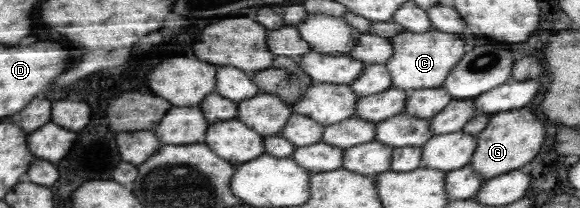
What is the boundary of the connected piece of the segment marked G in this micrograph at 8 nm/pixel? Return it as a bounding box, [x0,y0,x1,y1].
[468,108,545,181]

